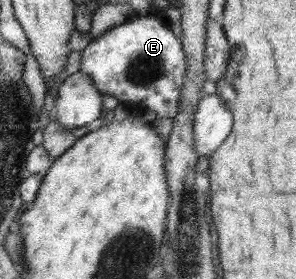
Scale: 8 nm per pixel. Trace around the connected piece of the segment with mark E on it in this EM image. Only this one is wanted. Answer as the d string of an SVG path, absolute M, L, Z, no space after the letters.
M138 16L106 30L82 49L77 71L88 75L104 95L115 97L120 104L140 107L156 118L174 117L184 79L184 53L181 41L161 18Z

